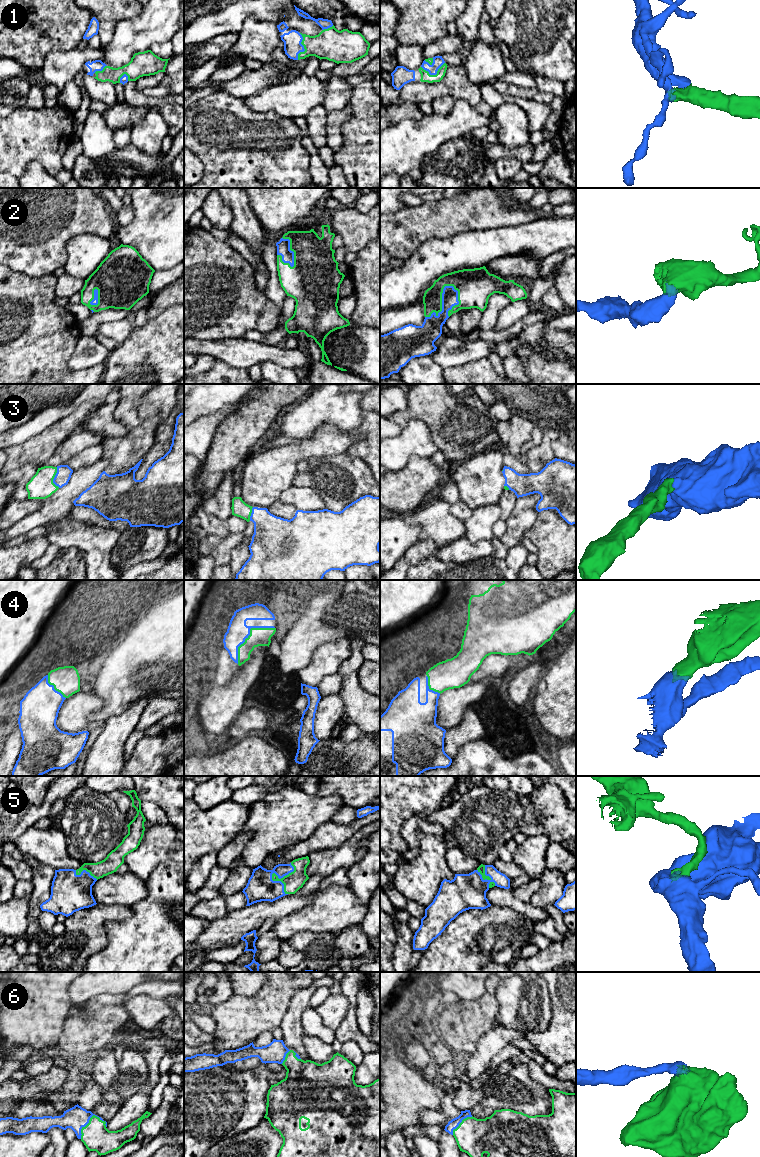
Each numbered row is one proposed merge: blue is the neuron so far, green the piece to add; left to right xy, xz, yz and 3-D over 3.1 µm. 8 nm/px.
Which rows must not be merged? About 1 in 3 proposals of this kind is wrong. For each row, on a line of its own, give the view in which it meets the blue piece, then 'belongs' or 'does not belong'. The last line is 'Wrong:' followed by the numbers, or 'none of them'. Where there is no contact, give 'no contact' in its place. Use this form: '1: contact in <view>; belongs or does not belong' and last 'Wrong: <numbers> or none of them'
1: contact in xz; belongs
2: contact in yz; belongs
3: contact in xy; belongs
4: contact in xz; belongs
5: contact in xz; belongs
6: contact in xy; belongs
Wrong: none of them

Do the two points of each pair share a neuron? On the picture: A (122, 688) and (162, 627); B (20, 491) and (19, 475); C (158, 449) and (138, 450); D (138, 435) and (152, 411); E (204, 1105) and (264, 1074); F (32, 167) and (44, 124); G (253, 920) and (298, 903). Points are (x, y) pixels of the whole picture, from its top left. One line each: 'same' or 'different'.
A: same
B: same
C: different
D: same
E: same
F: different
G: same

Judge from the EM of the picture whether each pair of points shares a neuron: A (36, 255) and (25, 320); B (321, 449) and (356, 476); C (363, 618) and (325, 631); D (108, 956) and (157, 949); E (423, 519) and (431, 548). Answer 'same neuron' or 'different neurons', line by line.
A: different neurons
B: different neurons
C: same neuron
D: same neuron
E: different neurons

